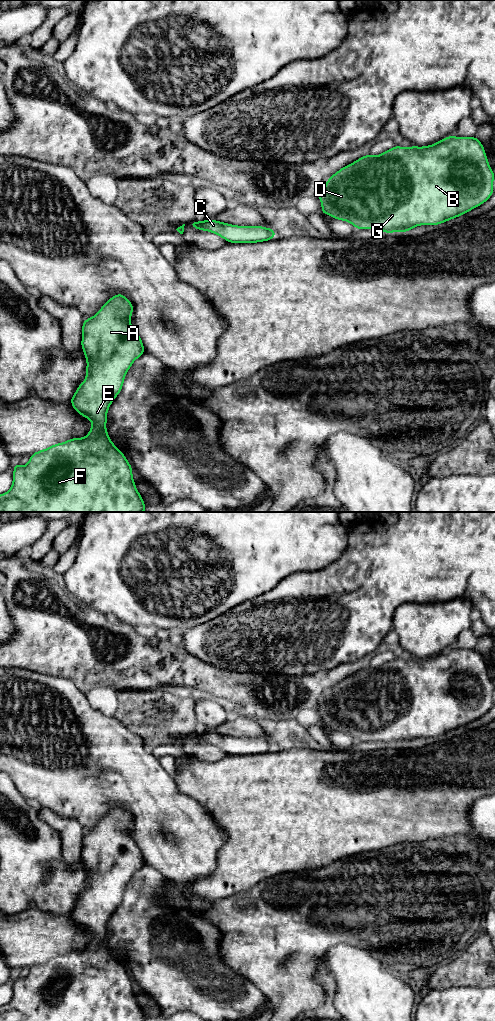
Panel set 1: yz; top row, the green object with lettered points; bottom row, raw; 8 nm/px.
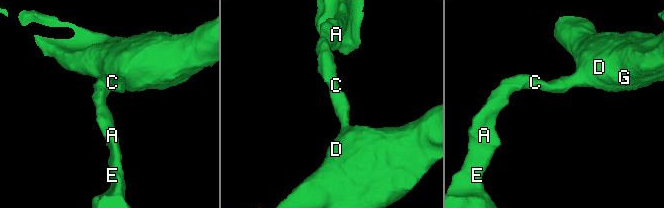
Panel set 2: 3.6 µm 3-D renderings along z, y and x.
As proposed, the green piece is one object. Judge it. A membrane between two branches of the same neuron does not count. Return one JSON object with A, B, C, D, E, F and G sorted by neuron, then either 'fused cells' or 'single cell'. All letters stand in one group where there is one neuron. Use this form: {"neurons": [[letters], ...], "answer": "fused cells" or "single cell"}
{"neurons": [["A", "B", "C", "D", "E", "F", "G"]], "answer": "single cell"}

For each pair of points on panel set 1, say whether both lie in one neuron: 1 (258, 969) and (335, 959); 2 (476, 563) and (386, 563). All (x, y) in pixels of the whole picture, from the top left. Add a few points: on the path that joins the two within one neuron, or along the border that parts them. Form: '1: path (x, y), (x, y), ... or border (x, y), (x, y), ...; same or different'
1: border (340, 941), (328, 948), (325, 962); different
2: path (454, 563), (408, 563); same

